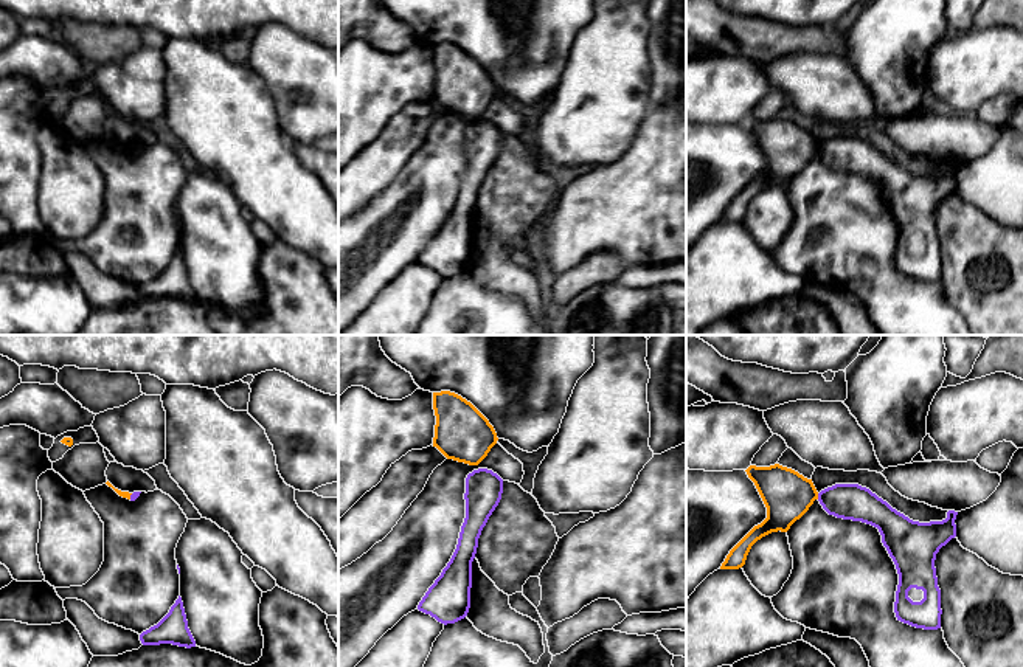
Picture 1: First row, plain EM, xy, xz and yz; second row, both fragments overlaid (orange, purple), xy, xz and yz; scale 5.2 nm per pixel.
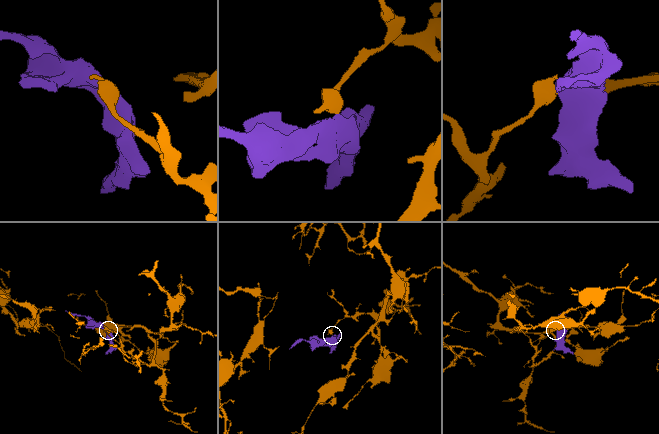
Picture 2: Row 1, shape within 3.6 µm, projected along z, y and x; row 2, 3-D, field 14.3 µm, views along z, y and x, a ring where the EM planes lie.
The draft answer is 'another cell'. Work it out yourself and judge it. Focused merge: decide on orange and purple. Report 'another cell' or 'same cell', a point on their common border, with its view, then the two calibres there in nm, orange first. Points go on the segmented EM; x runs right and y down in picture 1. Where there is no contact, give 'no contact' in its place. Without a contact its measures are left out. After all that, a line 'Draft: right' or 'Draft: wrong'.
another cell; contact yz (817, 497); calibres 260 and 190 nm
Draft: right

